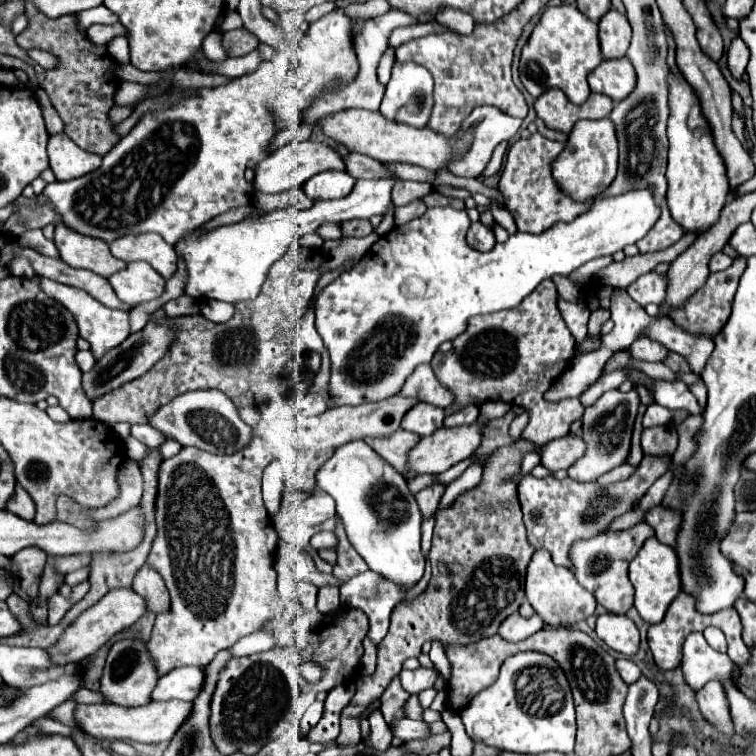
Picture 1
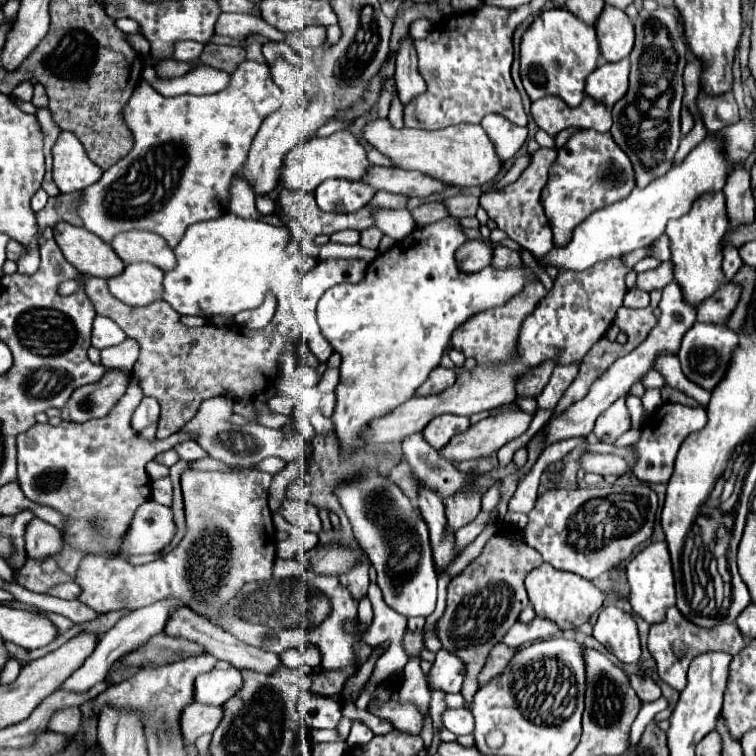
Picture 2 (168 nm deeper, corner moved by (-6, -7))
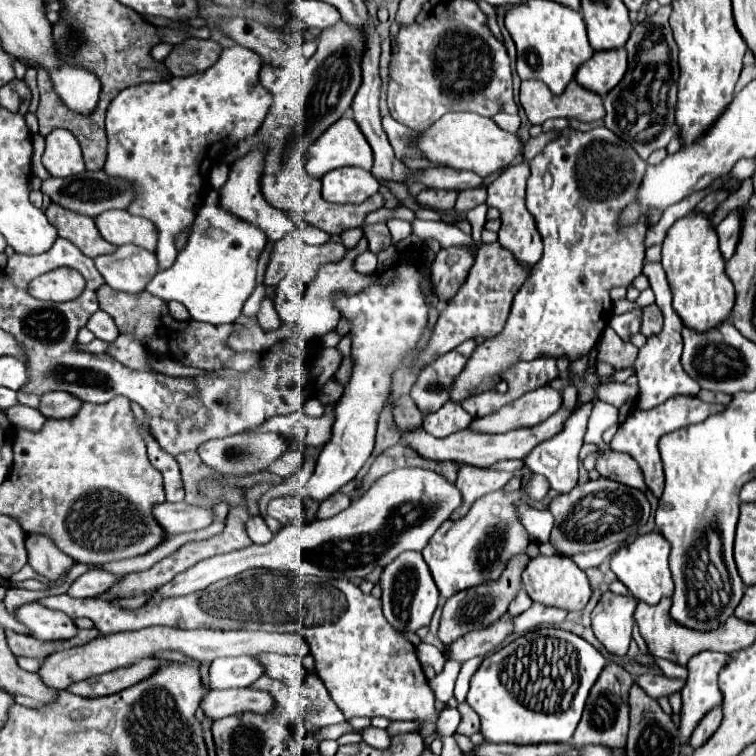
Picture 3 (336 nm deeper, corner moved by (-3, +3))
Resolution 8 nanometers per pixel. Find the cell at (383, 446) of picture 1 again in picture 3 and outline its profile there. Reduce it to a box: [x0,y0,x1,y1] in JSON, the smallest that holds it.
[422,474,548,598]

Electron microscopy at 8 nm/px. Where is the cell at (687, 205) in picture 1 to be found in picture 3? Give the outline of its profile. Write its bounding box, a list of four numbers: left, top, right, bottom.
[662,212,736,332]

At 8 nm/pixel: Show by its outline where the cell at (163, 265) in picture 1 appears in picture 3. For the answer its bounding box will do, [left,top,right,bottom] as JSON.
[94,210,156,250]

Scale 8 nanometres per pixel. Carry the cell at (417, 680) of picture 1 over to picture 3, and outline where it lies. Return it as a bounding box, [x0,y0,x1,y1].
[450,614,514,662]

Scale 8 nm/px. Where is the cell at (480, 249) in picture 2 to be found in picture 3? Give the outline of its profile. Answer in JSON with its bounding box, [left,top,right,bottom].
[432,248,472,302]

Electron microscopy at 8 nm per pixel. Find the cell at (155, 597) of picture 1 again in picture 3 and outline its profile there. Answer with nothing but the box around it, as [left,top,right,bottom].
[258,654,306,690]

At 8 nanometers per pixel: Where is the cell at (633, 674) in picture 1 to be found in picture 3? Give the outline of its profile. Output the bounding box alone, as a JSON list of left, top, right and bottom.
[638,674,686,698]

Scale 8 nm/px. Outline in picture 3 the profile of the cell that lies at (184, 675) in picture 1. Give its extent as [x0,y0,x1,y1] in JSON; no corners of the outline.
[210,656,264,688]

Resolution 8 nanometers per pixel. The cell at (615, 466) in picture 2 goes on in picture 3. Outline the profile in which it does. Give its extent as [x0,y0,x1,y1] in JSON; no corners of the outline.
[596,450,648,494]

